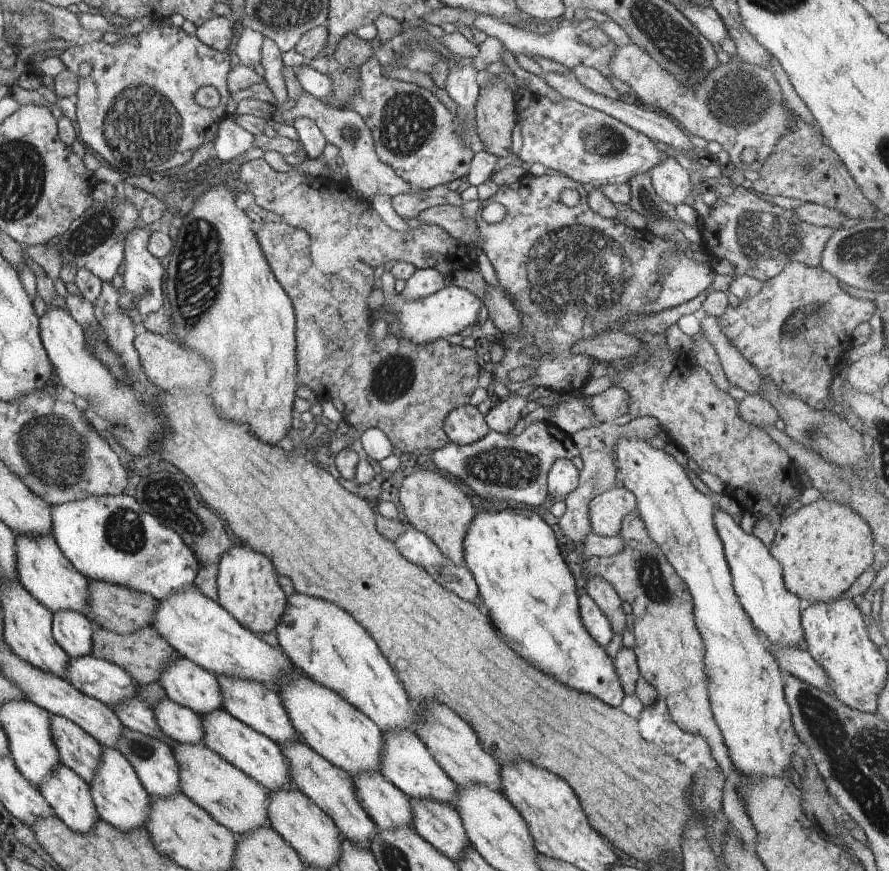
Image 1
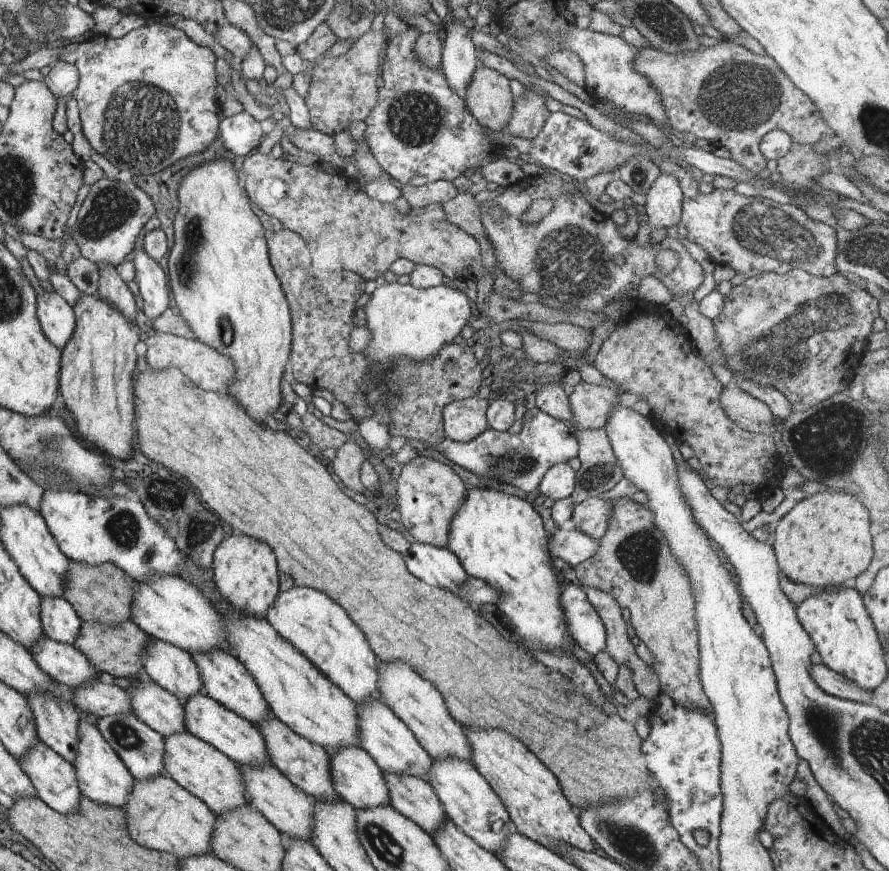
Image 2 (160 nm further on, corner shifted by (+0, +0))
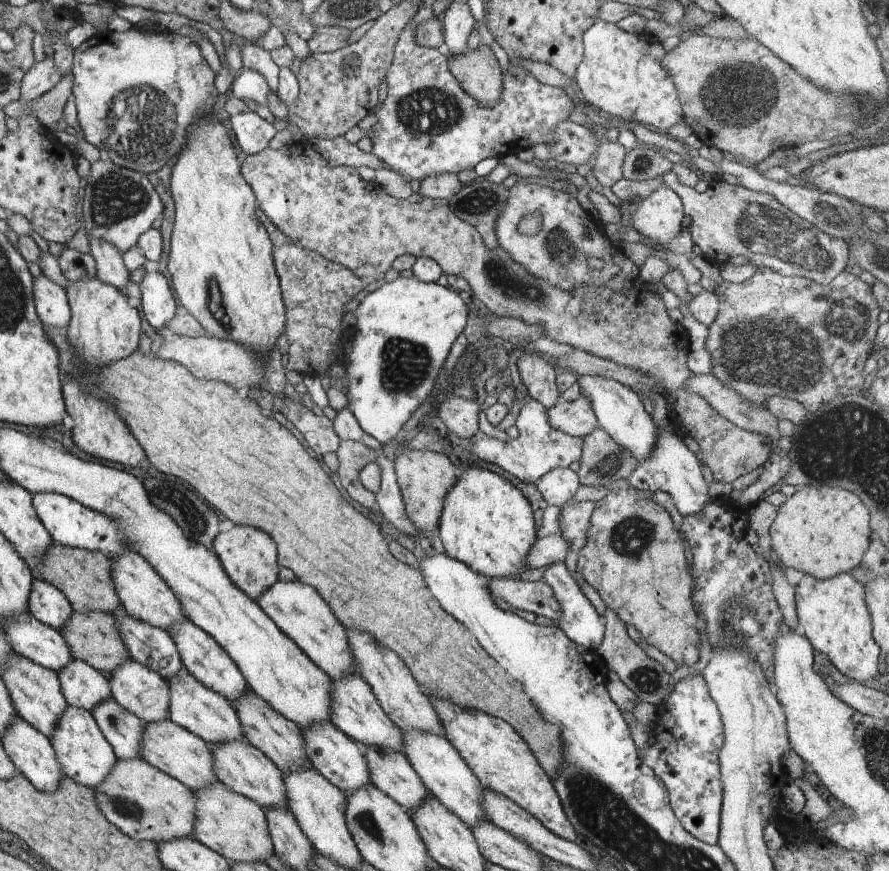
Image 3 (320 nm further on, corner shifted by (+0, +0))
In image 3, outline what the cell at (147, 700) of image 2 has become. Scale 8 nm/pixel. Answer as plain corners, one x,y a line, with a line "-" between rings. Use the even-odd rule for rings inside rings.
130,658
122,662
122,666
112,671
108,677
110,680
111,696
118,704
123,705
128,712
135,713
137,717
146,723
158,723
159,720
168,719
170,714
170,688
167,681
149,669
147,665
140,664

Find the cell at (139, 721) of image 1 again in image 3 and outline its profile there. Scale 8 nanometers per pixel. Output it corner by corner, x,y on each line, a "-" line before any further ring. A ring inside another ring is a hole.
72,659
70,664
57,670
56,674
70,706
92,712
94,707
111,696
108,676
80,659

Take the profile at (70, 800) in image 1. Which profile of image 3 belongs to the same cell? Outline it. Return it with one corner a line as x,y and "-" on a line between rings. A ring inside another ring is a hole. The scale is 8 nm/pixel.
19,717
16,718
7,734
2,736
2,741
7,755
15,764
18,772
27,777
37,789
51,793
60,788
60,782
62,782
64,776
63,768
59,763
52,740
44,736
43,732
40,732
39,729
28,724
28,721

